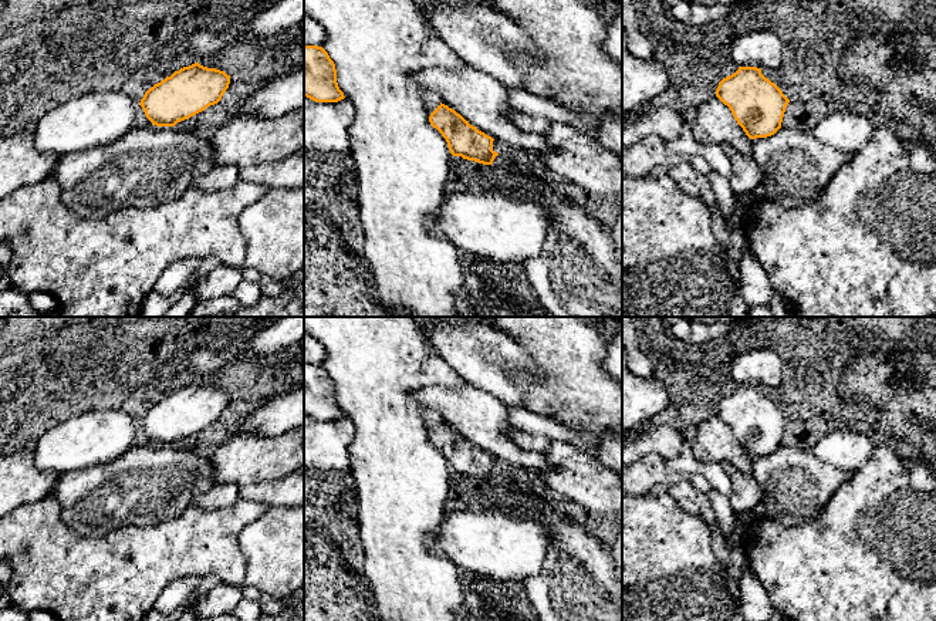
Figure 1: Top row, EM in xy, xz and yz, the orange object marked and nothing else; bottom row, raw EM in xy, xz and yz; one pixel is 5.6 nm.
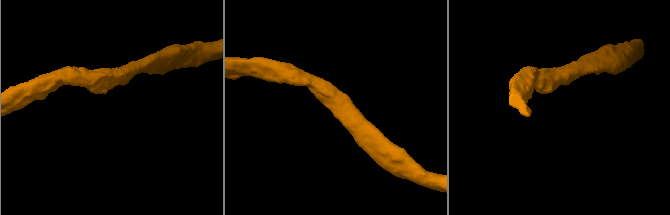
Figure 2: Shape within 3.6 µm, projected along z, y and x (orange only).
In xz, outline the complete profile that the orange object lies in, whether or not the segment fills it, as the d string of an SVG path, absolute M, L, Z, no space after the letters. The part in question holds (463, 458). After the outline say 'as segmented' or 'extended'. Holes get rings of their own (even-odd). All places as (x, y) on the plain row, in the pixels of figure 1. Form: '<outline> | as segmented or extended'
M442 421L430 432L429 441L446 458L453 475L491 483L499 473L493 469L491 455L470 443L460 432Z | as segmented

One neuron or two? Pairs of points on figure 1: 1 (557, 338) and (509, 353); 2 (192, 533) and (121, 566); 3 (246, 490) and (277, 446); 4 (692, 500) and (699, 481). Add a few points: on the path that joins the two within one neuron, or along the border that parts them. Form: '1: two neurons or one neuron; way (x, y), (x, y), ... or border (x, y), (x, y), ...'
1: two neurons; border (499, 331), (514, 340), (544, 374)
2: one neuron; way (175, 549), (138, 562)
3: two neurons; border (284, 475), (274, 481), (247, 482), (240, 488)
4: two neurons; border (685, 478), (705, 493)

